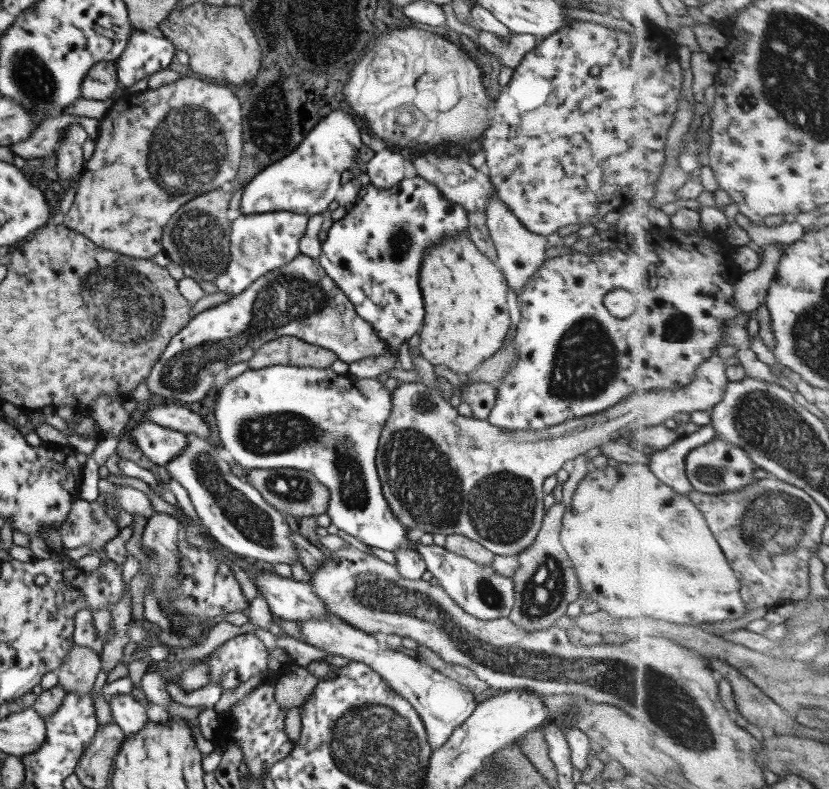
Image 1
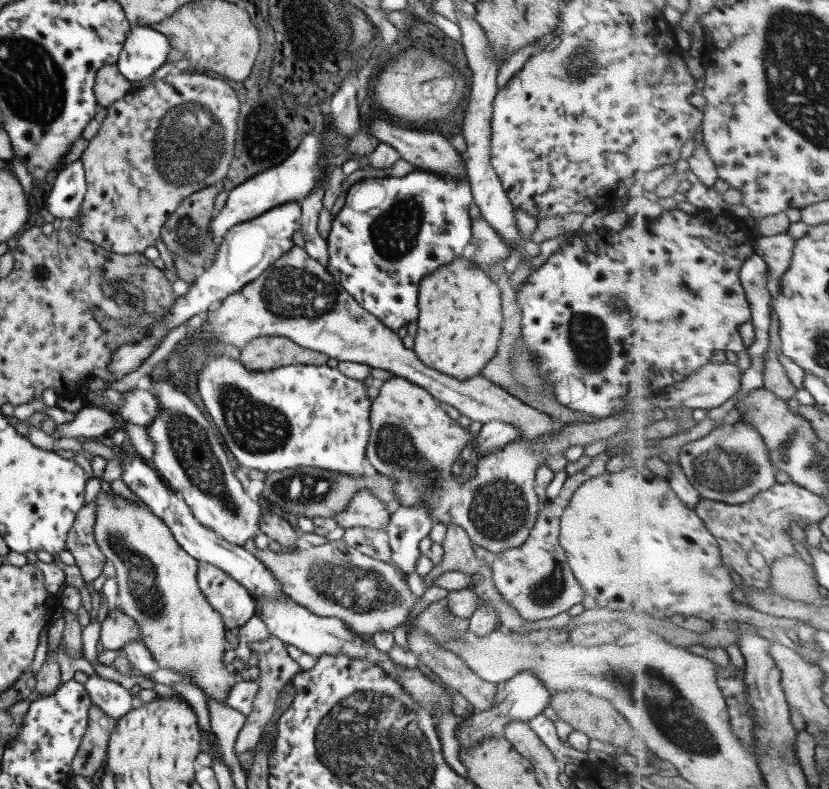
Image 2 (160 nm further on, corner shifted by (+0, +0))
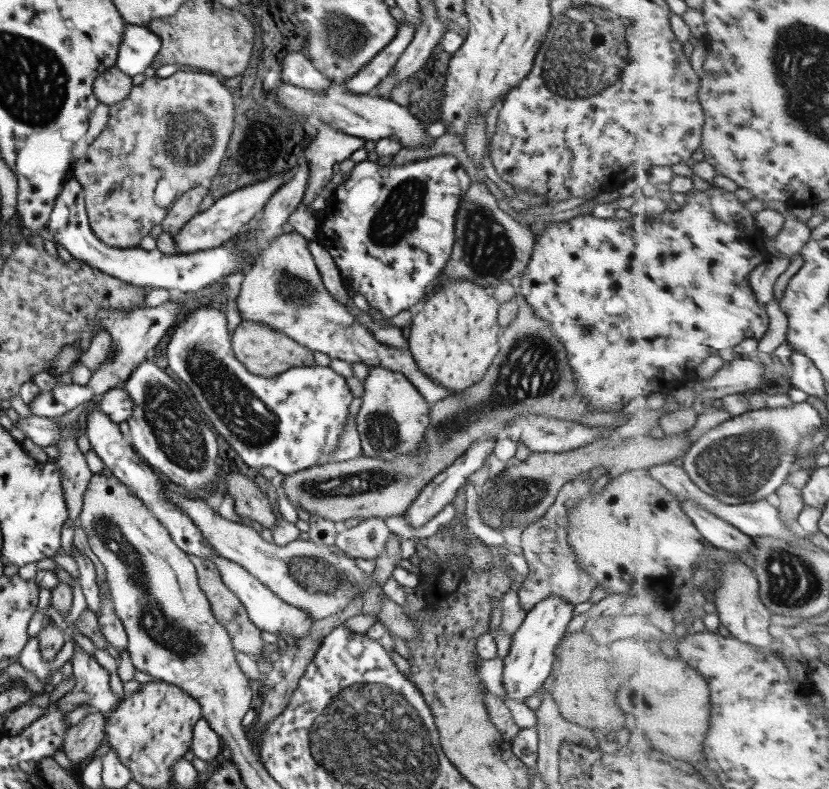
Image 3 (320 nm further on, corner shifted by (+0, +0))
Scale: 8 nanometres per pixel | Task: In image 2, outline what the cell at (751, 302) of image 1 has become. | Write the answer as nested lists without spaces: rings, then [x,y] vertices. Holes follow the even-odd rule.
[[[787,232],[777,236],[760,236],[759,240],[753,243],[754,252],[762,256],[769,265],[767,289],[772,296],[776,296],[780,291],[782,276],[791,266],[797,241],[798,239]]]

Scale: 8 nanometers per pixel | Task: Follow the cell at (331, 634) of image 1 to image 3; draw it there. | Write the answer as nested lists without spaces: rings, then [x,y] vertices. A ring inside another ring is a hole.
[[[213,555],[210,561],[216,566],[221,582],[238,598],[246,610],[248,620],[260,630],[260,632],[271,632],[271,634],[289,635],[293,640],[302,637],[313,624],[313,620],[306,612],[294,606],[289,606],[278,596],[275,596],[268,588],[265,588],[256,578],[253,578],[244,568],[238,564]]]

